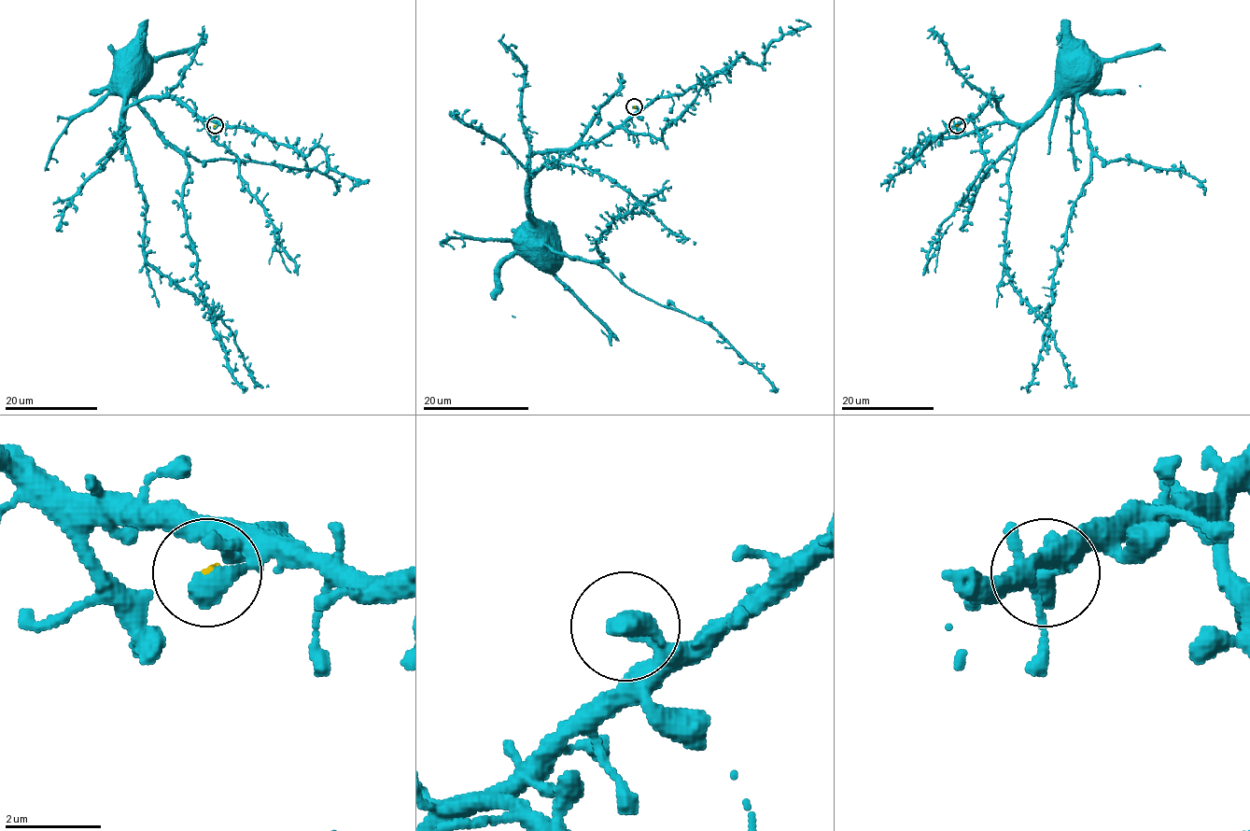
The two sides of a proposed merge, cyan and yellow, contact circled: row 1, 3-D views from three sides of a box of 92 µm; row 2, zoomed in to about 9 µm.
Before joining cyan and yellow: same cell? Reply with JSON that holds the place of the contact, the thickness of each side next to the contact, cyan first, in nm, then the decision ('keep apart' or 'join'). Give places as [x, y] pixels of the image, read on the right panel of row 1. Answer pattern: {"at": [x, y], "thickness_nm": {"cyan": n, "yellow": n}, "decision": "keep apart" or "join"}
{"at": [957, 125], "thickness_nm": {"cyan": 500, "yellow": 90}, "decision": "keep apart"}

